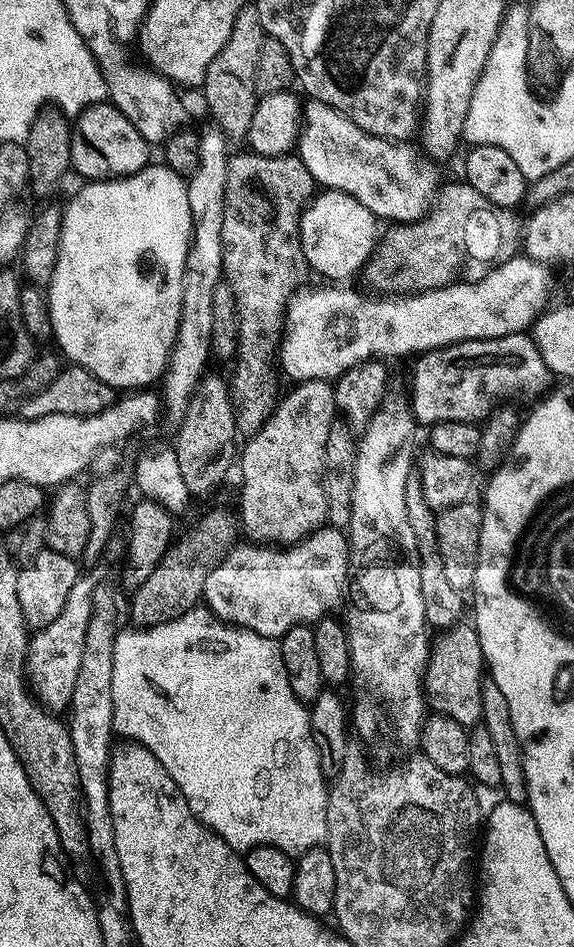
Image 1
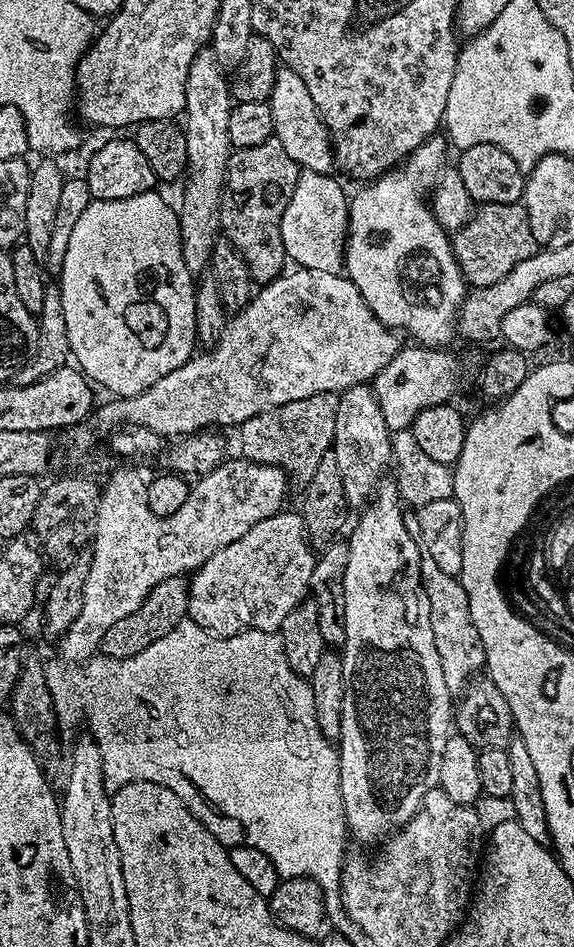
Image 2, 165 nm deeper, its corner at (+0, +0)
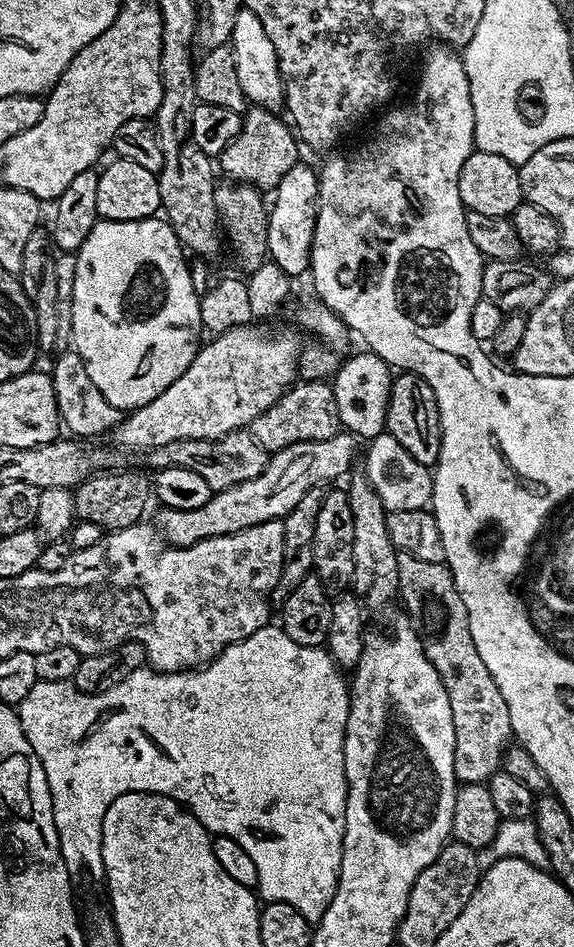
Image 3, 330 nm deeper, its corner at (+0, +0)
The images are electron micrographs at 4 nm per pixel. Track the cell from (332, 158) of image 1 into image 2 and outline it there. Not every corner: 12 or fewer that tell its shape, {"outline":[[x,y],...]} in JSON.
{"outline":[[279,67],[273,135],[305,171],[331,173],[331,136],[302,78]]}

